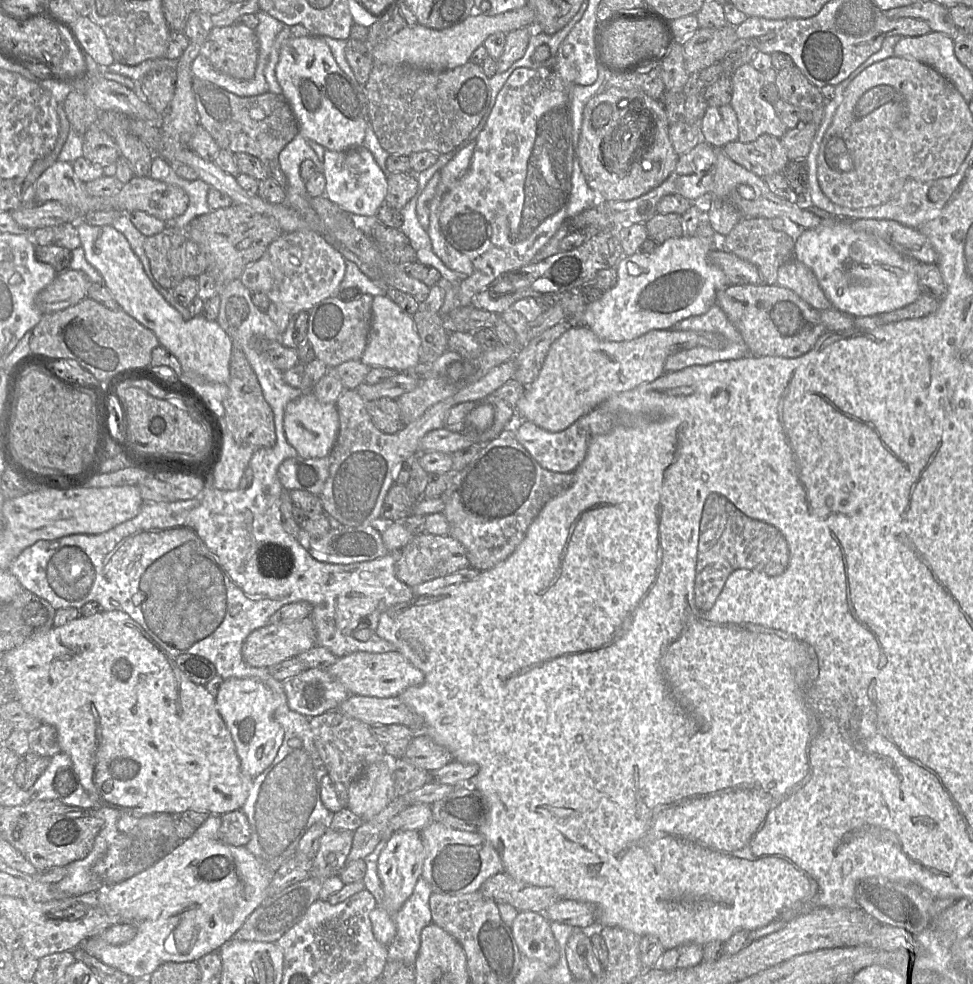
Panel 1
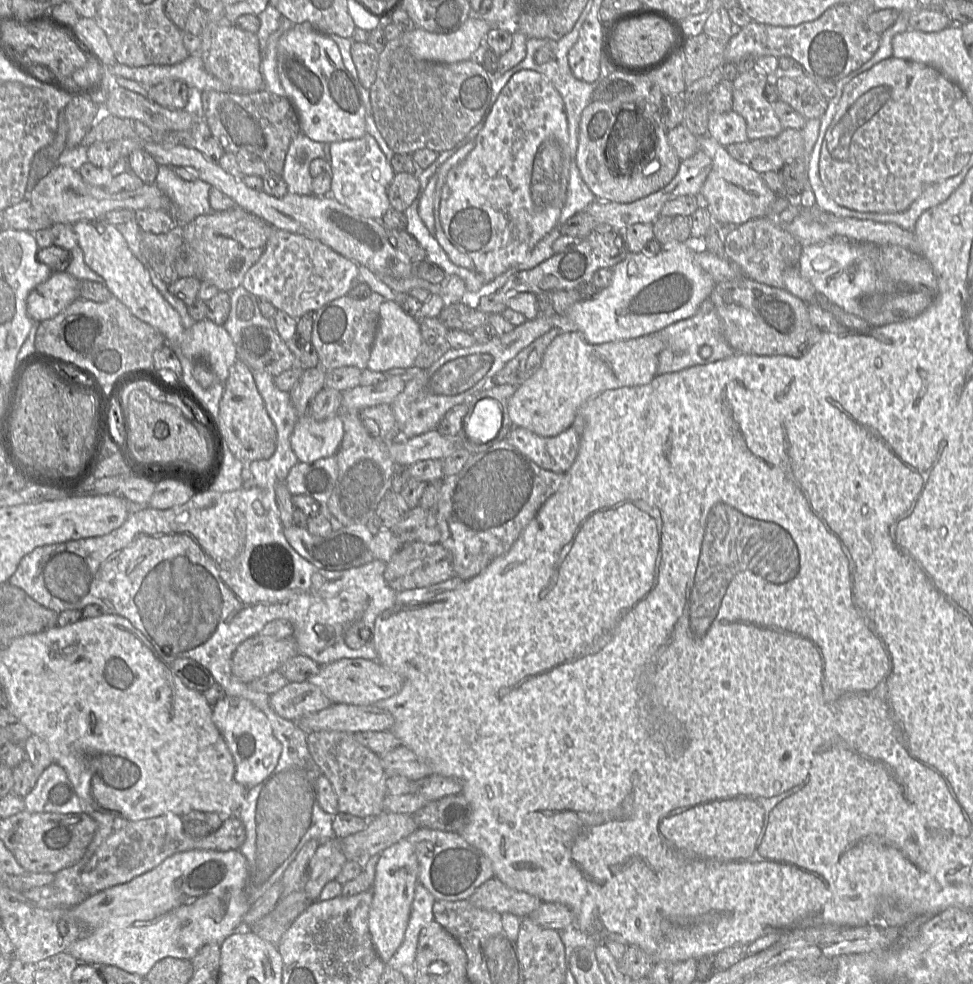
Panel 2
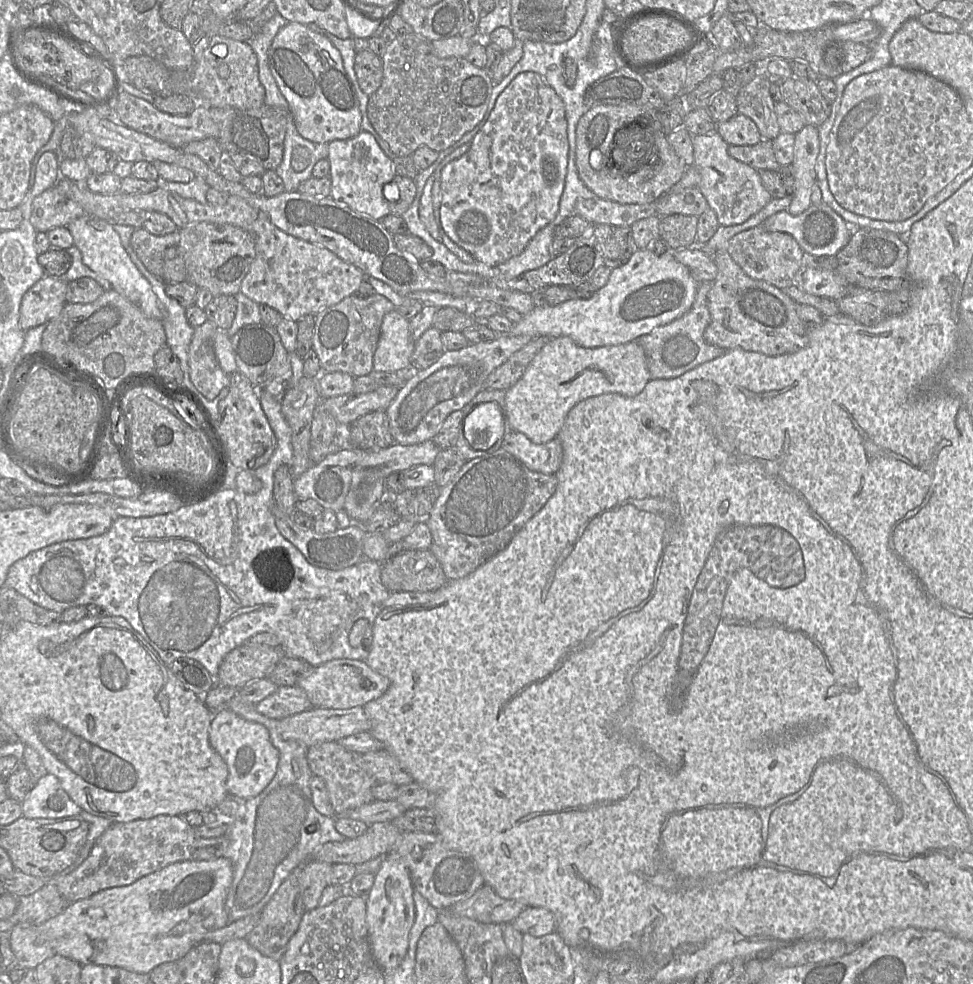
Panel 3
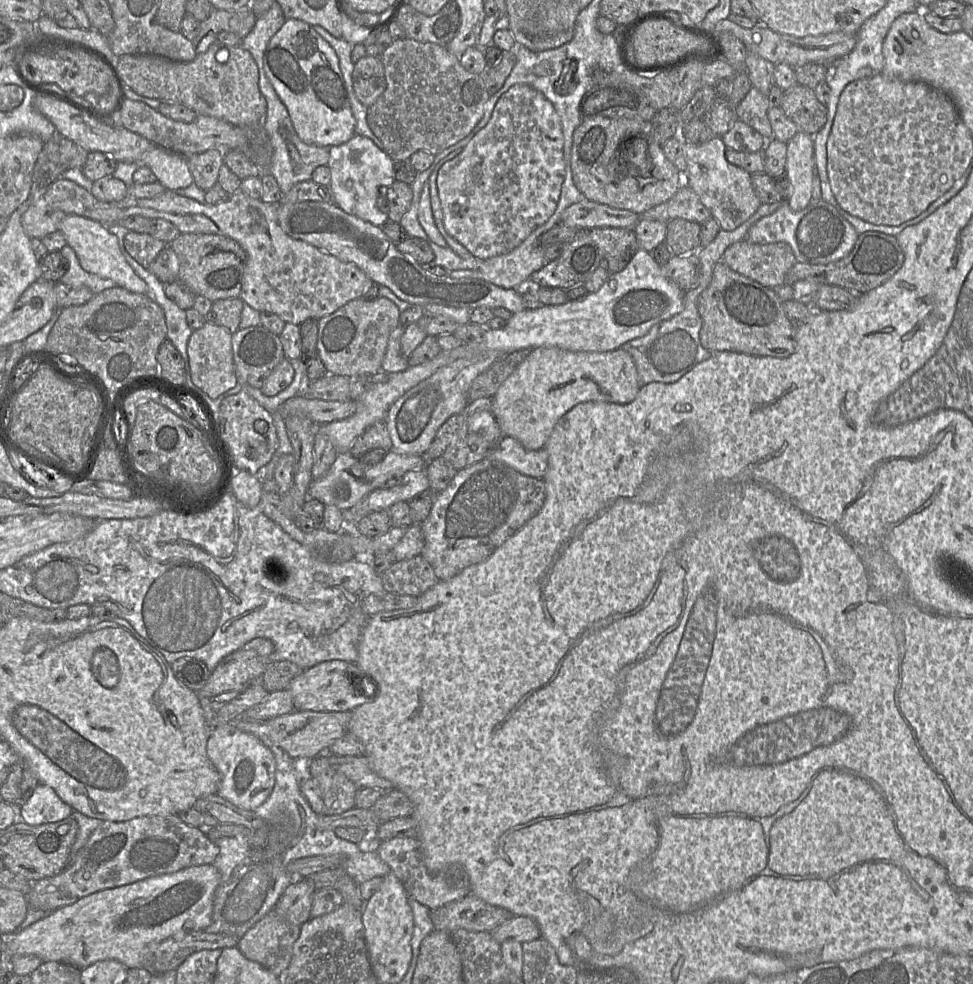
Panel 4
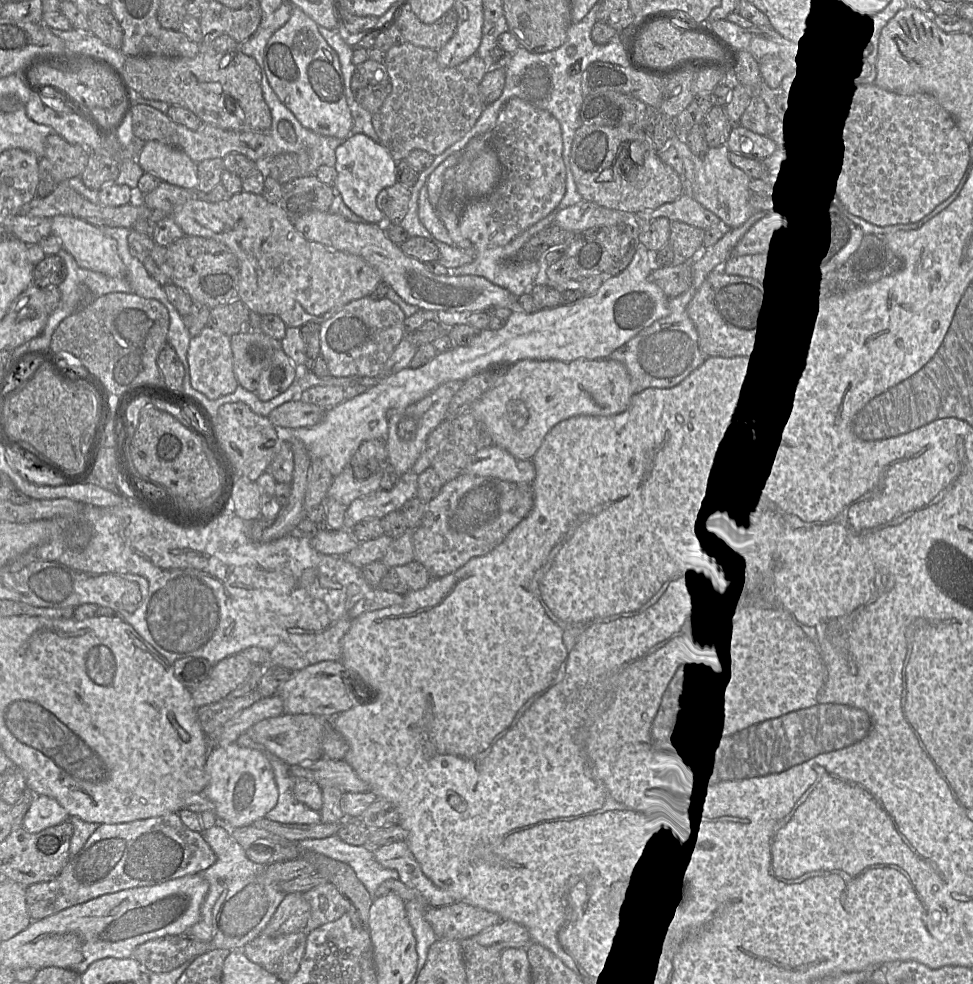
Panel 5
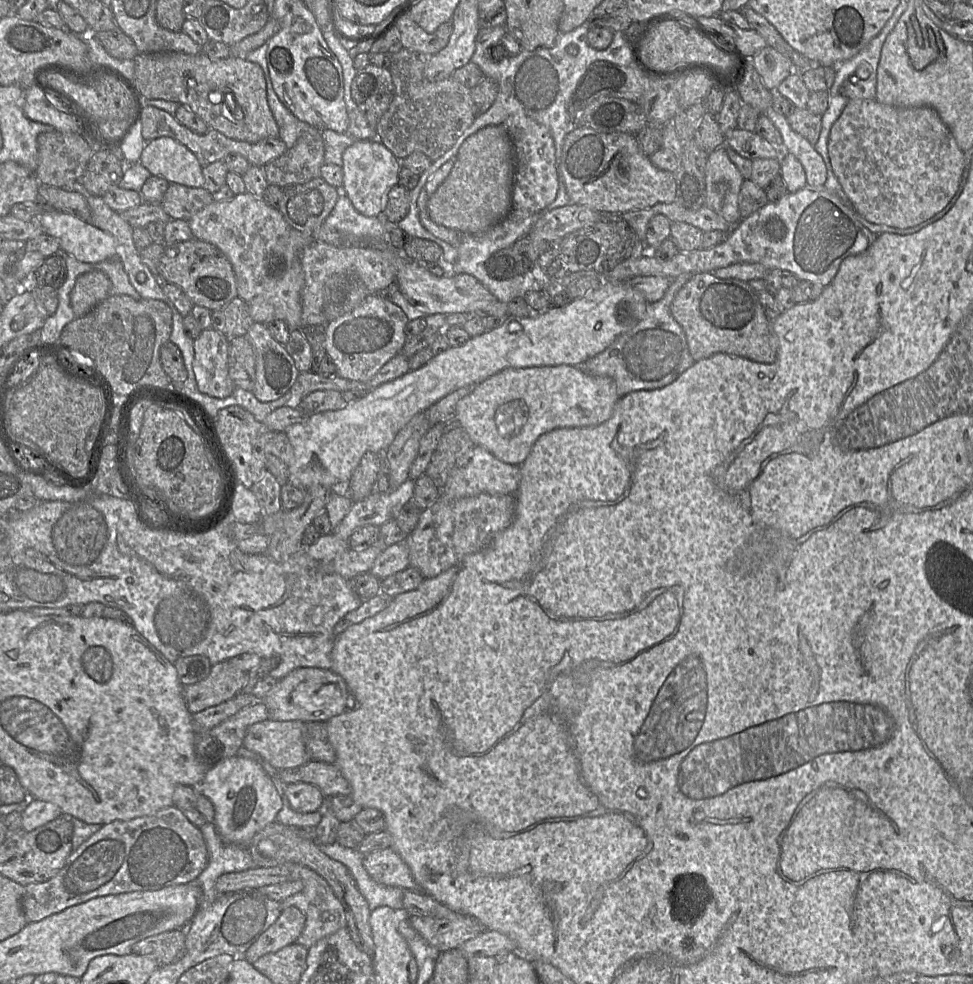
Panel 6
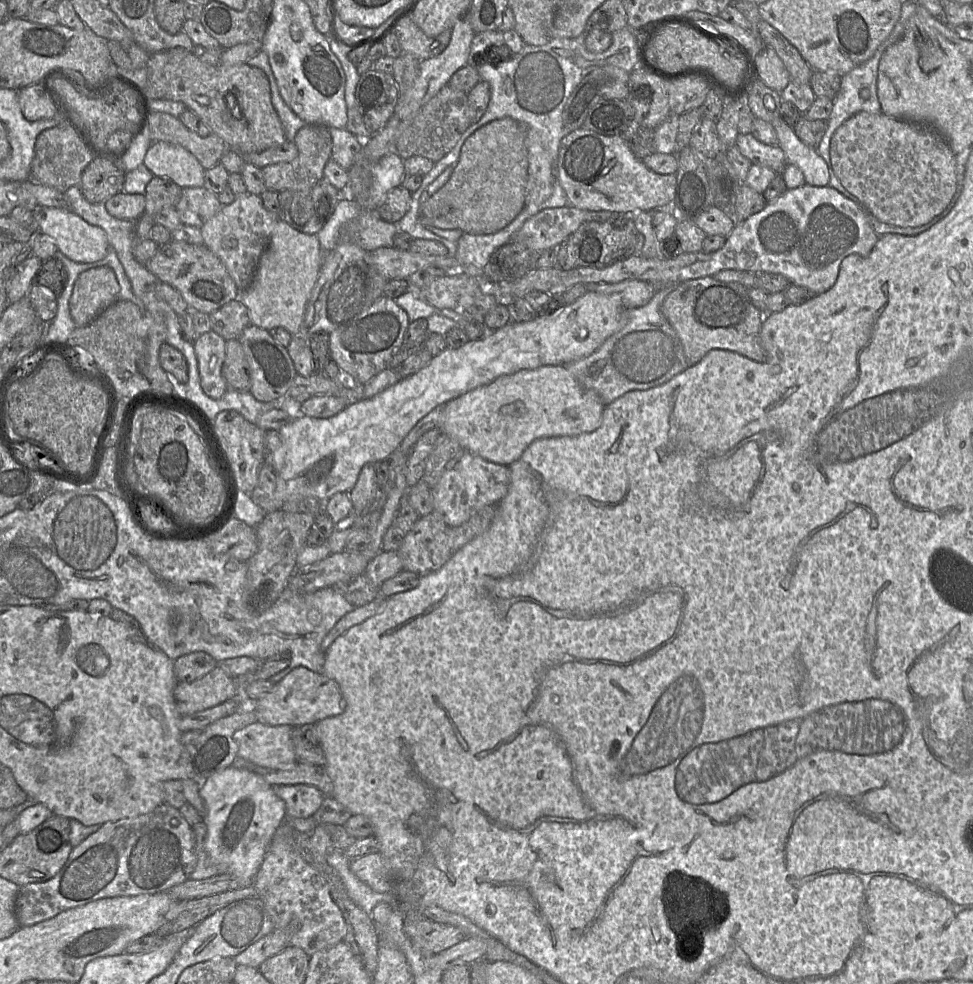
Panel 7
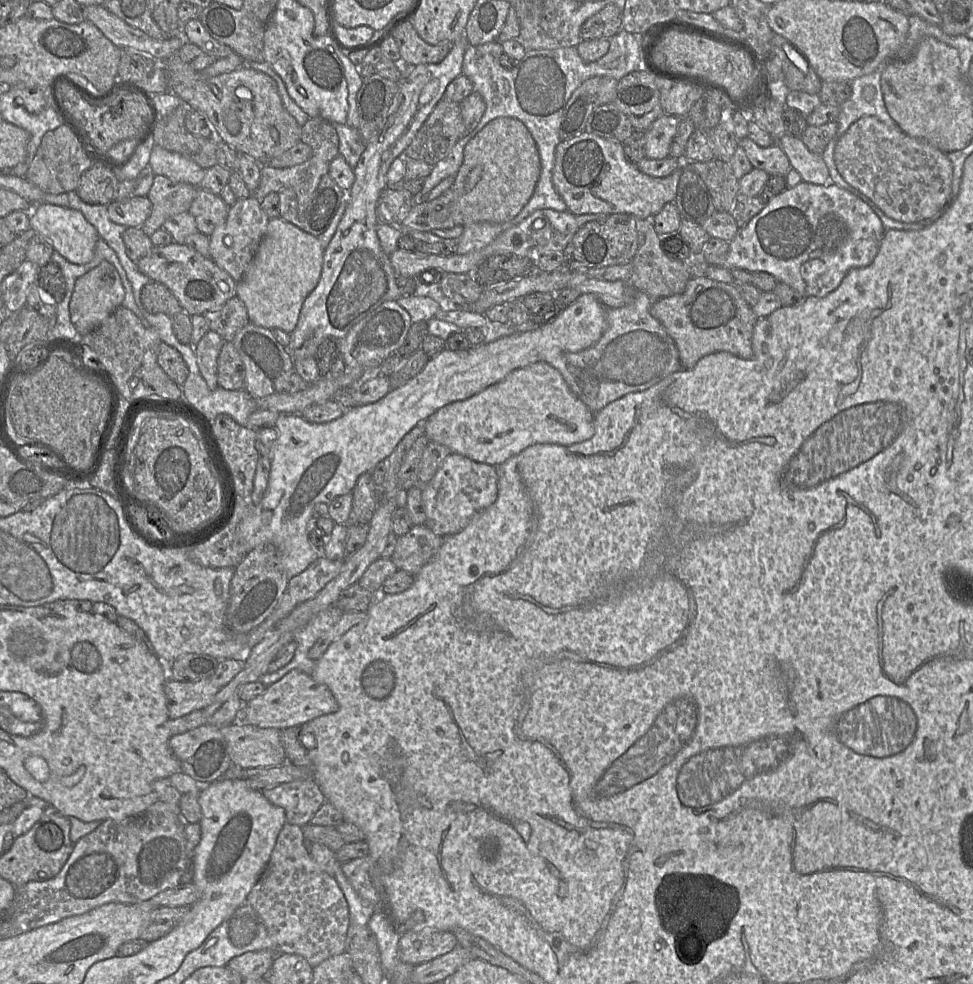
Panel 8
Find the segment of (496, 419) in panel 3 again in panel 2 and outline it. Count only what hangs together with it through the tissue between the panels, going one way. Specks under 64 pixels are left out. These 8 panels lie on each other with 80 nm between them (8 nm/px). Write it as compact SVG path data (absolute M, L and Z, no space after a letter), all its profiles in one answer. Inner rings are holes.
M482 399L465 417L463 430L467 438L476 443L487 443L495 438L501 428L502 412L494 399Z

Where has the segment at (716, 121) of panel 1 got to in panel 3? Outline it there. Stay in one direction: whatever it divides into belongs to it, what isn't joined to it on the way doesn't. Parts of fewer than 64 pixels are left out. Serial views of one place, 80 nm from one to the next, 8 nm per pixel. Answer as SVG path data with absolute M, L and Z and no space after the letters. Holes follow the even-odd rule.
M742 114L717 123L716 132L729 146L753 146L763 140L755 123Z

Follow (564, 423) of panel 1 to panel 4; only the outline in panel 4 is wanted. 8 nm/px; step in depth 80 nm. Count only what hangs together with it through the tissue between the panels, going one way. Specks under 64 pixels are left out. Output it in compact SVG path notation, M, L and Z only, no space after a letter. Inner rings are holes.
M538 347L531 350L491 397L491 411L503 437L515 438L527 450L539 450L559 419L577 404L589 401L628 404L640 389L635 362L622 348L585 352Z

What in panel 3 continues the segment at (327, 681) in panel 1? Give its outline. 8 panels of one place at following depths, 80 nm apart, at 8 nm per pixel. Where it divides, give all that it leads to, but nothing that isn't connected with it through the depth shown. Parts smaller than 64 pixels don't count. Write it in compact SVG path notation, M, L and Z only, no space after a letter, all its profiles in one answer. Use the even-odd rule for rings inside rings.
M298 685L278 687L255 705L257 712L273 719L283 719L313 708L306 692Z

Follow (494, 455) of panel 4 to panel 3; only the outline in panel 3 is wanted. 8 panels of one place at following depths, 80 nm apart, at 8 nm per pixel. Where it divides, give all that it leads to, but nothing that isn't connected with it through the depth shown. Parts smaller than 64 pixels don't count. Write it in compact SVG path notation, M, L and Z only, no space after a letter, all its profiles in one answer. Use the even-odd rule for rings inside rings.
M512 431L504 438L501 447L532 471L556 474L562 464L563 449L557 438L535 444L523 433Z

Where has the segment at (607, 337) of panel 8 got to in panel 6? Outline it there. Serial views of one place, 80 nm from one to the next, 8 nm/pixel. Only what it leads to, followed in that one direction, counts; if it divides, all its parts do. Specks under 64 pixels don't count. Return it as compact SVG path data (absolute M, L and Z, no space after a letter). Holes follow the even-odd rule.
M684 273L671 280L664 296L648 304L645 316L630 330L619 335L604 351L579 365L587 374L611 378L619 397L638 390L663 388L694 364L684 330L673 318L670 307L676 293L693 276Z

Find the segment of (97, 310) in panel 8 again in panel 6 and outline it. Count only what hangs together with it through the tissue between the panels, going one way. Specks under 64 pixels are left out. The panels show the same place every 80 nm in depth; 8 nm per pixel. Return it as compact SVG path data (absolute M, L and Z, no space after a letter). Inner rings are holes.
M92 271L79 276L71 291L70 303L76 318L89 313L109 296L111 281L101 271Z

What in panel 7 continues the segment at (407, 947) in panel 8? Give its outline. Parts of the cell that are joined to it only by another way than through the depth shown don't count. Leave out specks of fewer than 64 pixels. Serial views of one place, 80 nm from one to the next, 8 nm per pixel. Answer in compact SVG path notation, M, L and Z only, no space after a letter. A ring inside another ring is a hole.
M415 910L406 911L403 930L425 957L441 953L467 937L459 928L430 920Z

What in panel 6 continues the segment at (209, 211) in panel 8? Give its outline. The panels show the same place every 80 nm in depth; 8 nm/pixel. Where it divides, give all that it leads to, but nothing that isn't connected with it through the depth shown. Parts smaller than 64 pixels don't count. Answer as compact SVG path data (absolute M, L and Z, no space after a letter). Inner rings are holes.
M170 183L161 206L171 219L188 221L195 213L214 202L212 193L201 188L192 188Z

